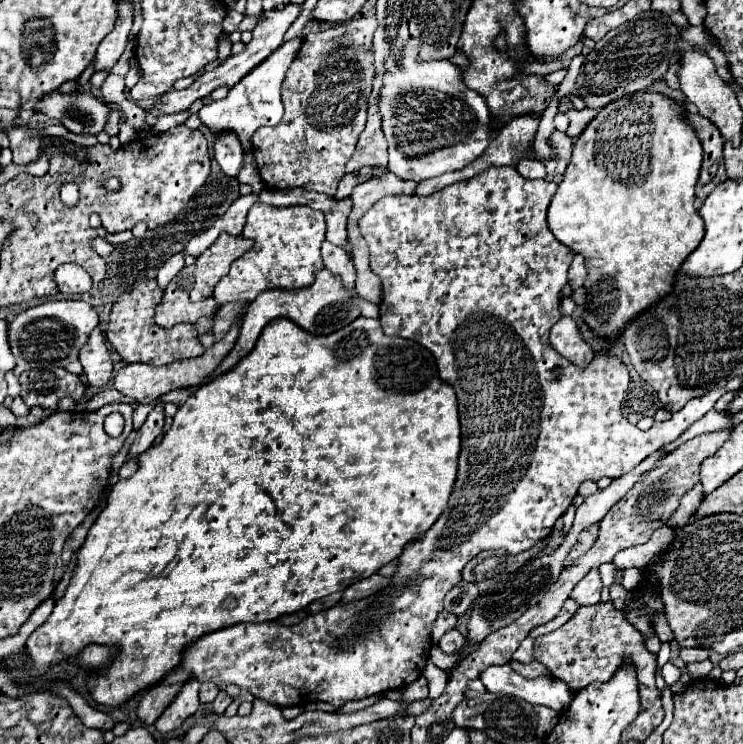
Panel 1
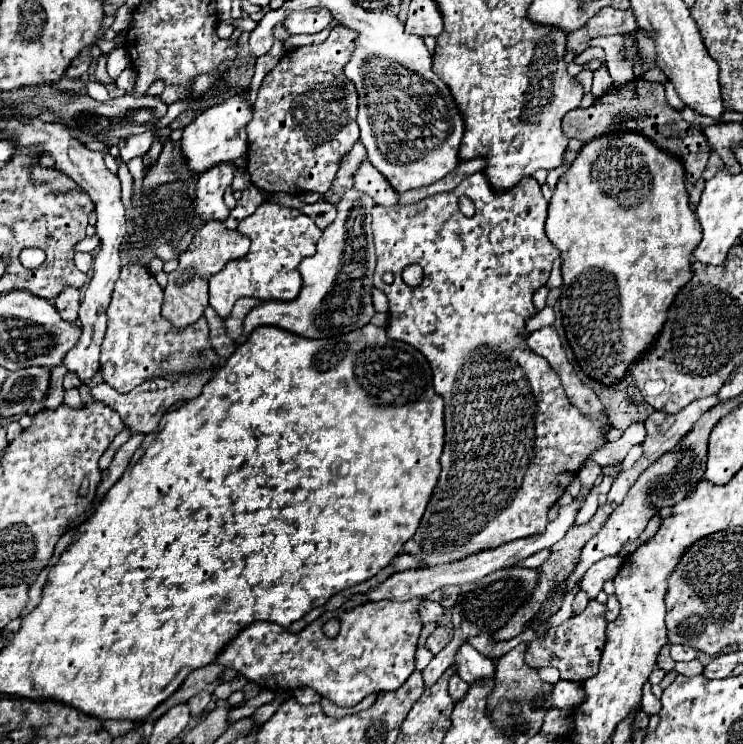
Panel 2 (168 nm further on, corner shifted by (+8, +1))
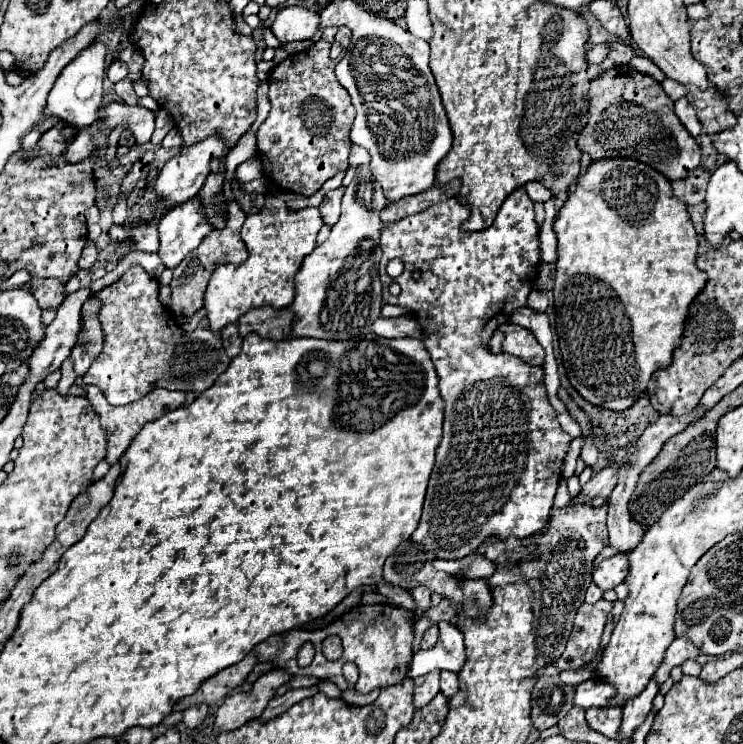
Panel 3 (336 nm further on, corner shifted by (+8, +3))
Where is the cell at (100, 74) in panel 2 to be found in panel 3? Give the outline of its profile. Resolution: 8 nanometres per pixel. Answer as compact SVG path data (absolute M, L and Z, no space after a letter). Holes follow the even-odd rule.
M128 78L116 82L116 84L114 84L114 90L116 90L116 94L118 94L126 104L138 104L138 96L134 94L132 82L130 82Z

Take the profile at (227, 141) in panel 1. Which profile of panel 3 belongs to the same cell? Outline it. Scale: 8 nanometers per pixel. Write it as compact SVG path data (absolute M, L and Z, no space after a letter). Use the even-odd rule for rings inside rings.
M192 198L178 208L172 208L158 224L160 248L158 256L166 268L176 268L188 252L200 246L212 230L206 222L198 198Z

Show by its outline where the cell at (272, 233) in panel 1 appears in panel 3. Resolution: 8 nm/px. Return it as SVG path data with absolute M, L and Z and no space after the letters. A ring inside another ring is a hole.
M266 194L264 208L258 214L250 214L242 226L242 240L246 242L250 258L236 268L232 264L218 266L210 278L204 298L210 328L214 332L220 332L226 324L236 322L244 312L256 306L290 306L296 296L294 276L300 270L304 256L314 250L322 224L324 222L318 208L302 208L294 212L282 198Z

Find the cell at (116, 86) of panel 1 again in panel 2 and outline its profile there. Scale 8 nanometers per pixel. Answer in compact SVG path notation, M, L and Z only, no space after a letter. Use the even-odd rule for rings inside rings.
M118 48L118 50L110 52L110 56L108 56L108 74L110 74L110 78L116 80L128 64L130 64L130 58L128 58L128 52L124 48Z

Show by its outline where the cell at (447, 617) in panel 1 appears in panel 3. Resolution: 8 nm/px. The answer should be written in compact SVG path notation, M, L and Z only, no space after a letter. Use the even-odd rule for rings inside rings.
M416 586L412 590L412 596L414 596L414 600L416 600L420 610L428 610L430 608L430 590L426 586Z

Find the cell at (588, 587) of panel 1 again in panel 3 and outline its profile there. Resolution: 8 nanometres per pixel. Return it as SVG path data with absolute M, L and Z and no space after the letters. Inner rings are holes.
M614 554L612 558L606 558L600 562L600 566L594 570L594 582L602 590L612 590L624 578L628 576L628 556L626 554Z

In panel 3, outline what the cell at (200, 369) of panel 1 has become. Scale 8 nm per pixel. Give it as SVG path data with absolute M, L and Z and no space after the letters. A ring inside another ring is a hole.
M88 386L88 392L86 392L86 398L90 400L92 408L96 410L96 414L100 416L100 424L102 428L106 430L108 434L108 448L106 448L106 460L108 464L116 464L122 456L122 452L128 448L128 444L132 442L132 438L142 430L144 424L148 422L154 422L158 420L160 416L164 416L166 412L170 410L176 410L184 404L186 400L186 394L184 392L170 392L170 390L164 390L164 388L156 388L154 392L150 392L148 396L144 396L142 400L138 402L132 402L132 404L126 404L126 406L110 406L106 400L104 400L104 394L94 388L94 386Z

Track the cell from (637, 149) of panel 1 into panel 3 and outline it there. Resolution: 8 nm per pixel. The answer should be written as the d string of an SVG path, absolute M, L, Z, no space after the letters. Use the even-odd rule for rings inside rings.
M612 158L612 160L598 160L592 162L592 166L586 170L584 176L578 178L576 190L570 192L568 200L564 202L558 218L554 220L554 232L558 236L558 260L556 260L556 276L554 276L554 306L556 306L556 332L560 340L560 354L562 362L568 374L568 380L572 388L590 404L602 406L614 412L622 412L624 408L632 408L640 396L646 394L648 380L652 374L660 368L668 368L672 362L672 352L676 350L676 344L680 344L680 336L684 334L684 320L688 316L688 304L692 304L692 298L702 292L708 276L698 270L696 256L698 256L698 234L694 230L694 224L686 212L686 204L680 202L670 188L670 182L656 172L654 168L648 168L646 164L640 164L636 160L626 158Z

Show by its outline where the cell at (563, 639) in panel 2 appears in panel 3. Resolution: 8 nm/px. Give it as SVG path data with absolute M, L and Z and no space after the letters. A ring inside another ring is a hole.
M598 600L596 604L580 606L574 620L574 630L570 634L570 642L566 644L564 654L554 664L558 670L582 668L584 664L596 658L610 610L612 610L612 602L608 600Z

